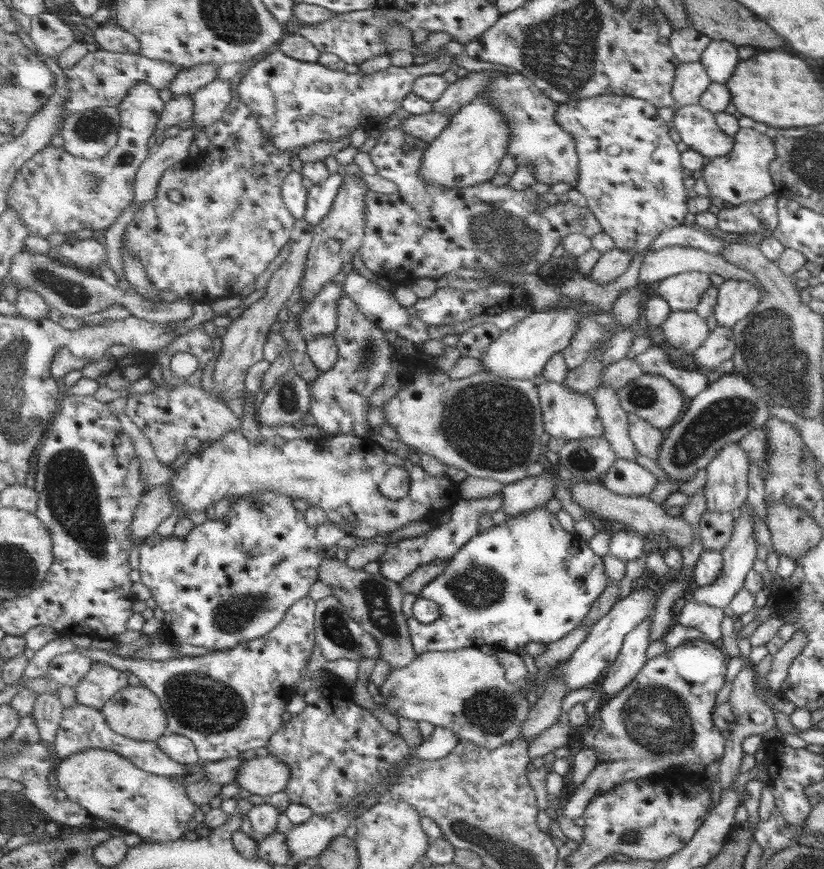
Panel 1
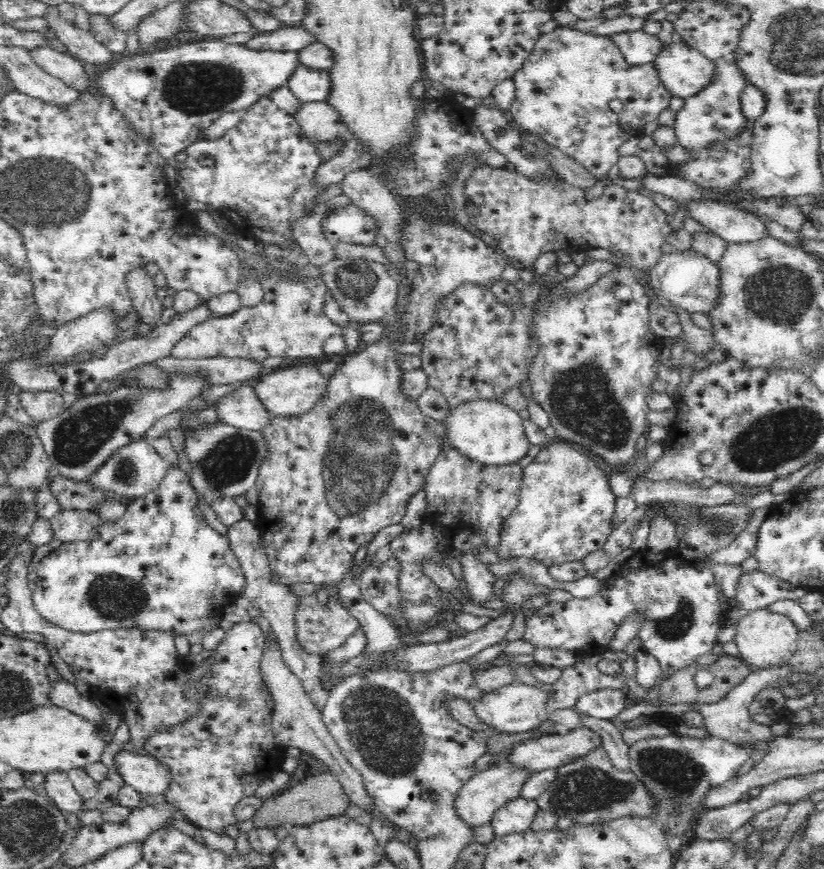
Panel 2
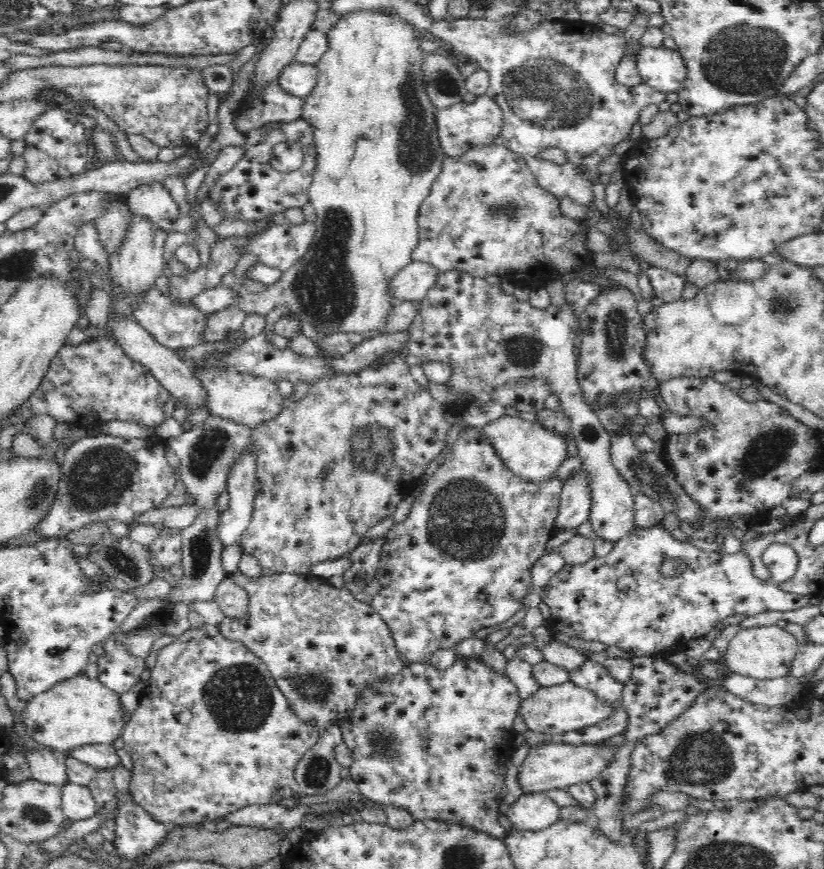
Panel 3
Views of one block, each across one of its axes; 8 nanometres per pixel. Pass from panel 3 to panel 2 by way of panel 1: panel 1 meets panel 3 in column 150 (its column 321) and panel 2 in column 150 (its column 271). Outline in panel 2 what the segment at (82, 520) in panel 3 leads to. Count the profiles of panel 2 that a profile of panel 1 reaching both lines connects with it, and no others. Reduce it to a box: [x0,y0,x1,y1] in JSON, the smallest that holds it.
[90,439,170,500]

